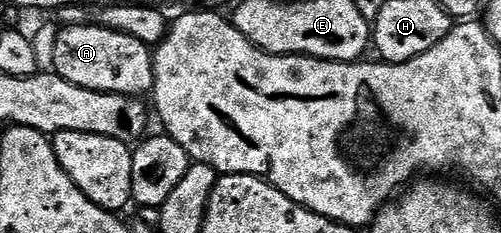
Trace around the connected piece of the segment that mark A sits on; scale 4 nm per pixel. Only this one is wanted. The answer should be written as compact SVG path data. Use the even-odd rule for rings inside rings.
M67 24L59 31L54 72L72 82L72 86L80 86L84 90L139 98L154 91L154 53L151 45L99 24Z

